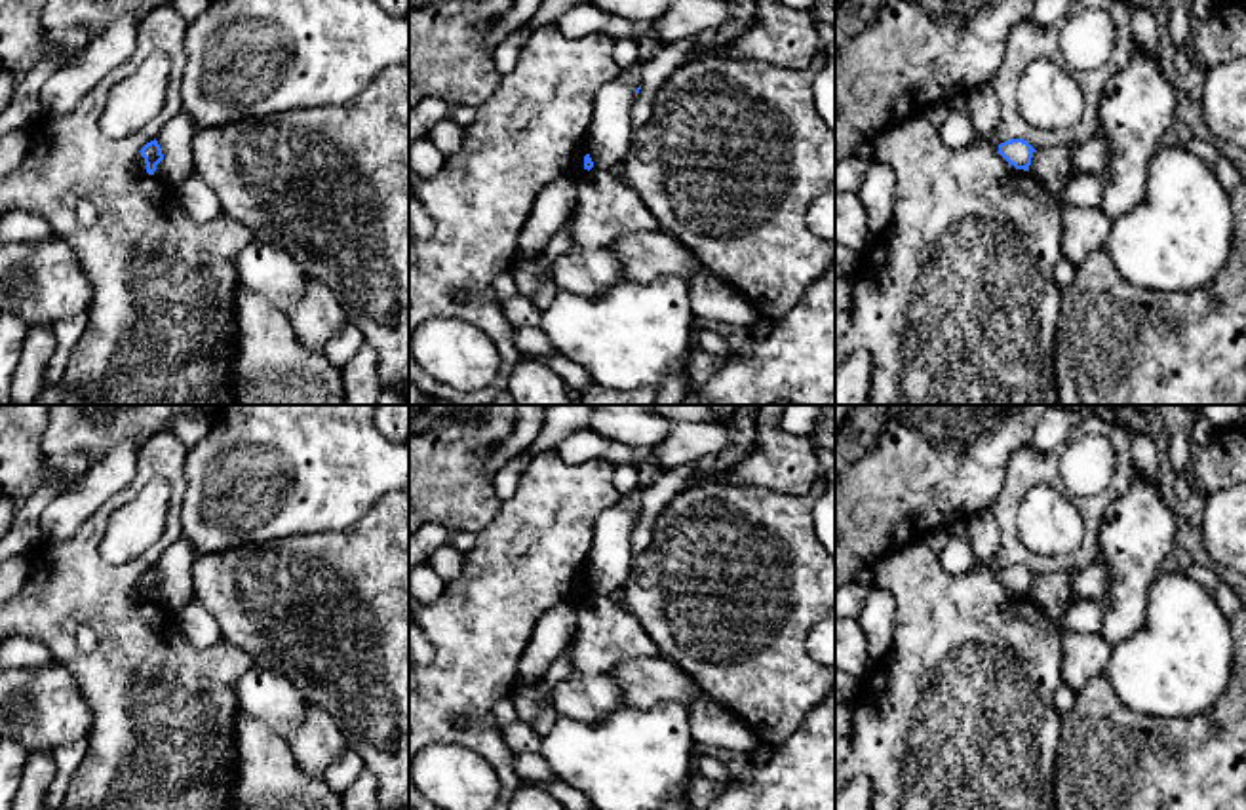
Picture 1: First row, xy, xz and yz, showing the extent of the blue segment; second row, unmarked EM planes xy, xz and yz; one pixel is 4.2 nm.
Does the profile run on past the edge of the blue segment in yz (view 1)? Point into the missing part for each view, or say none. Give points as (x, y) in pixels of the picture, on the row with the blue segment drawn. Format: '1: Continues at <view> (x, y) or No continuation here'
1: No continuation here

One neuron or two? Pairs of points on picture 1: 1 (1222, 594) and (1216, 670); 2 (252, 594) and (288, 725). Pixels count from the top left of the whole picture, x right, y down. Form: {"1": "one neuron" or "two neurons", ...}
{"1": "two neurons", "2": "two neurons"}

